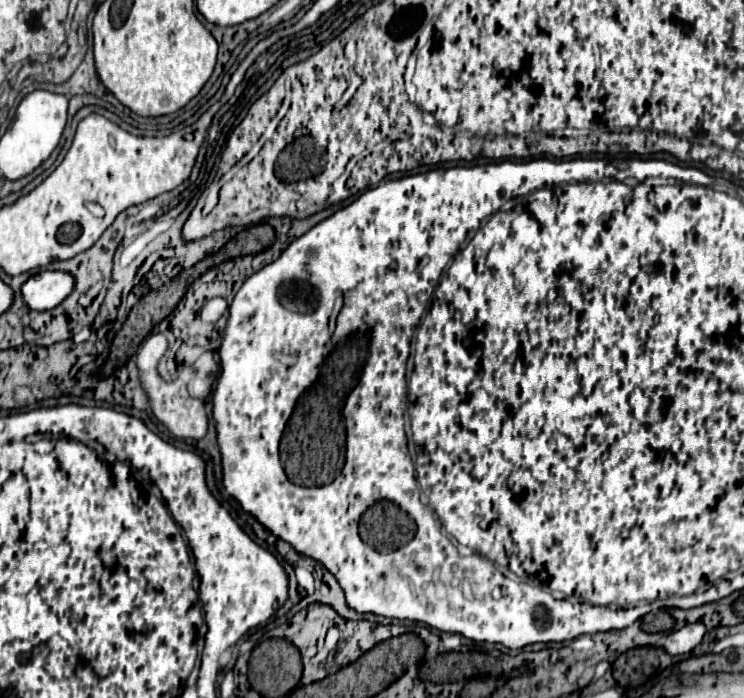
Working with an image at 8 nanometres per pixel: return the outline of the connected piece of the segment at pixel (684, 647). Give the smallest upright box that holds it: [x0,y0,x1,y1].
[664,622,706,656]

